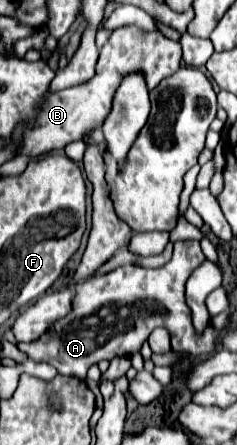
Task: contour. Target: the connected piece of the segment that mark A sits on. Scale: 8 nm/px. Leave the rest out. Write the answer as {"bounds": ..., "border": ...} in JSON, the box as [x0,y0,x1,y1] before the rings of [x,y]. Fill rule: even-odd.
{"bounds":[16,241,216,379],"border":[[[176,241],[174,243],[174,255],[172,259],[158,269],[144,269],[134,265],[122,265],[106,275],[98,275],[94,279],[88,279],[84,283],[76,285],[76,295],[72,303],[72,311],[58,319],[34,343],[16,343],[16,347],[28,355],[28,359],[44,361],[58,369],[60,375],[70,375],[78,379],[86,379],[86,371],[90,365],[102,361],[102,359],[114,359],[132,355],[134,351],[140,351],[142,343],[148,339],[152,329],[164,327],[170,331],[172,349],[180,353],[188,353],[192,357],[202,357],[214,351],[216,345],[216,333],[212,327],[206,327],[202,335],[196,335],[192,321],[190,321],[190,309],[184,301],[184,283],[194,271],[206,259],[200,249],[200,241]],[[138,303],[148,303],[146,315],[134,317],[132,325],[124,331],[118,331],[112,321],[98,319],[98,311],[104,307],[138,307]]]}

